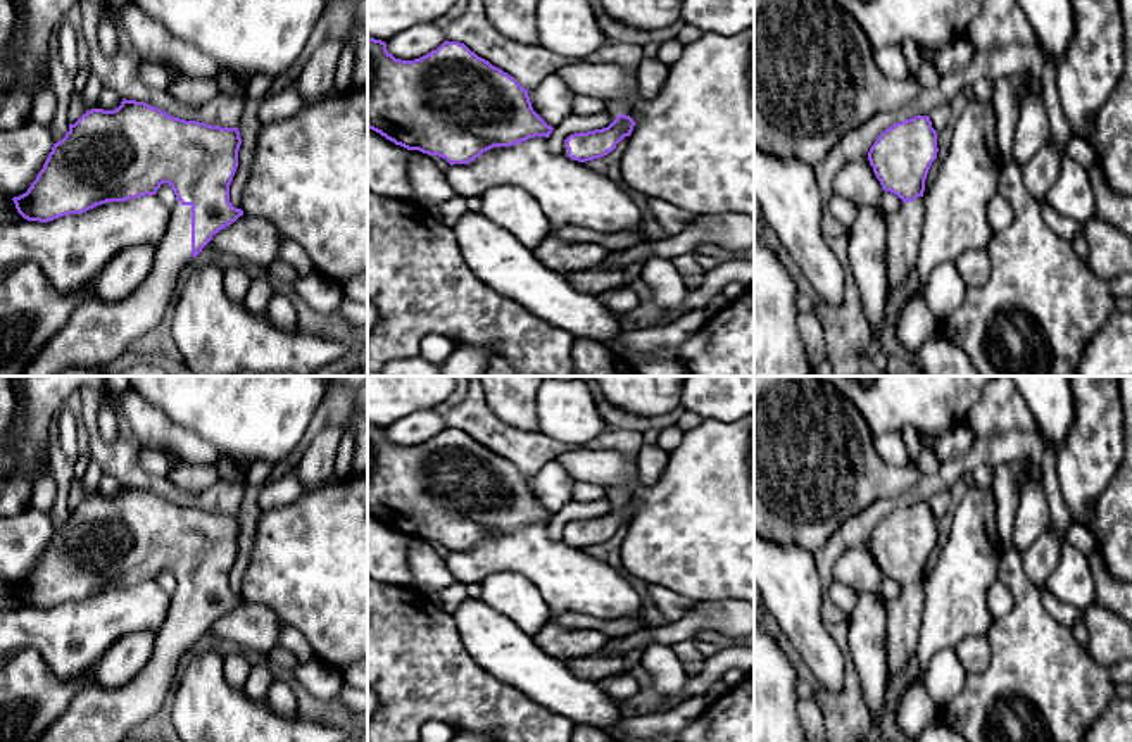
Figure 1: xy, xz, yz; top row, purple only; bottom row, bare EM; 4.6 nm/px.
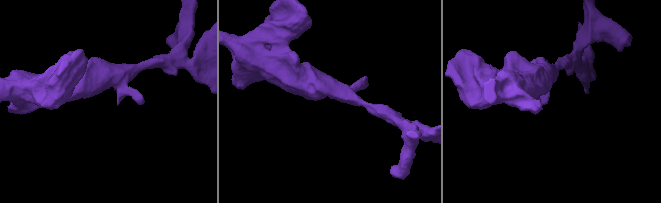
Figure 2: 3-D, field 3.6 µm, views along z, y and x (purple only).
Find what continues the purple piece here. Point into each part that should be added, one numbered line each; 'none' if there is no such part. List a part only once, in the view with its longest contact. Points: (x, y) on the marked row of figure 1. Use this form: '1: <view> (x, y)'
1: xy (99, 332)

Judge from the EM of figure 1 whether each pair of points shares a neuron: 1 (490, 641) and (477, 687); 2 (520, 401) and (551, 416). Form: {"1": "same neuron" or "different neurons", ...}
{"1": "different neurons", "2": "different neurons"}

